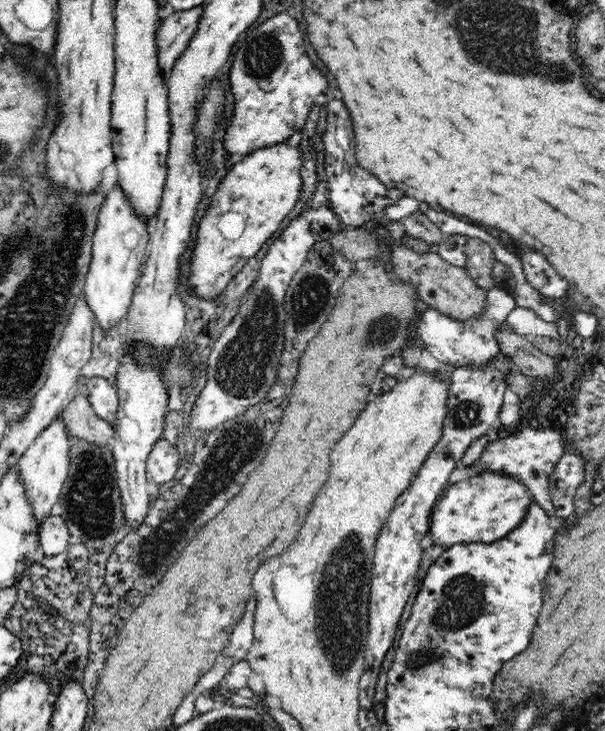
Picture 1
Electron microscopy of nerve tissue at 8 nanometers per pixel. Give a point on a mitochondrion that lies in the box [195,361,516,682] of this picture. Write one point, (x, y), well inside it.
(462, 601)

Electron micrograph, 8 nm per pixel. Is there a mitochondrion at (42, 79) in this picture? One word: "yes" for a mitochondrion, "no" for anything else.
no

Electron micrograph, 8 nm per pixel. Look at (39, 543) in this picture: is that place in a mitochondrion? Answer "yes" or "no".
no

